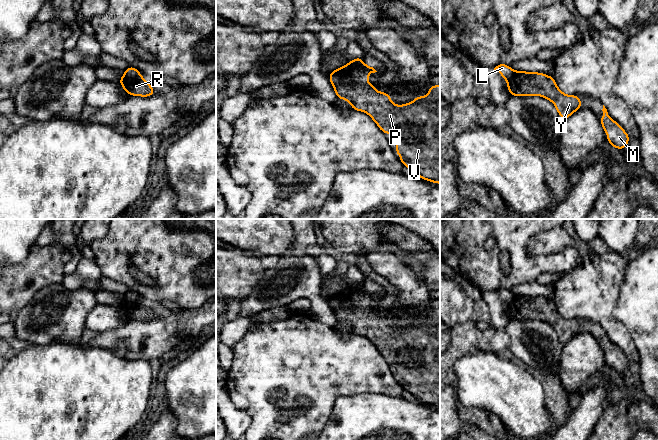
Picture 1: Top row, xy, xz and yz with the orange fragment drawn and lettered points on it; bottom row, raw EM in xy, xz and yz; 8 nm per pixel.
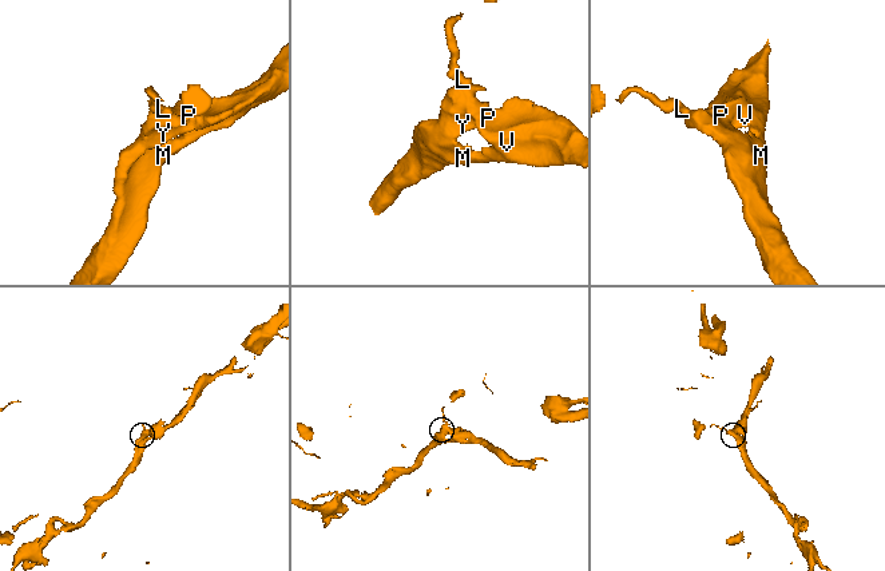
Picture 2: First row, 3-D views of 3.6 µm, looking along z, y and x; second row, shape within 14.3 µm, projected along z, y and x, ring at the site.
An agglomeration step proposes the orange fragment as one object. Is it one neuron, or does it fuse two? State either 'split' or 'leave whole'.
split

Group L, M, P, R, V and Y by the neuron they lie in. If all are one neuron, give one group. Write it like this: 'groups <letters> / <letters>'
groups L / M P R V Y

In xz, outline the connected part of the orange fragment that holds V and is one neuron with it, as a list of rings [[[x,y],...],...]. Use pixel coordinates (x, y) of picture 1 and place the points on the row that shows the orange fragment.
[[[347,63],[330,72],[328,79],[334,88],[337,99],[347,100],[351,109],[365,112],[377,124],[378,128],[386,134],[396,134],[396,151],[400,154],[400,162],[413,171],[419,178],[440,184],[440,85],[430,84],[429,92],[425,97],[415,96],[414,101],[398,106],[394,104],[387,92],[378,92],[374,85],[368,83],[368,75],[377,72],[370,65],[354,65]]]

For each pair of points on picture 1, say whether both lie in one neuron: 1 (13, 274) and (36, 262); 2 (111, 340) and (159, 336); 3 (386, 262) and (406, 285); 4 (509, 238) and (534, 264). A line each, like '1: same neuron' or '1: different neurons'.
1: same neuron
2: same neuron
3: same neuron
4: same neuron

